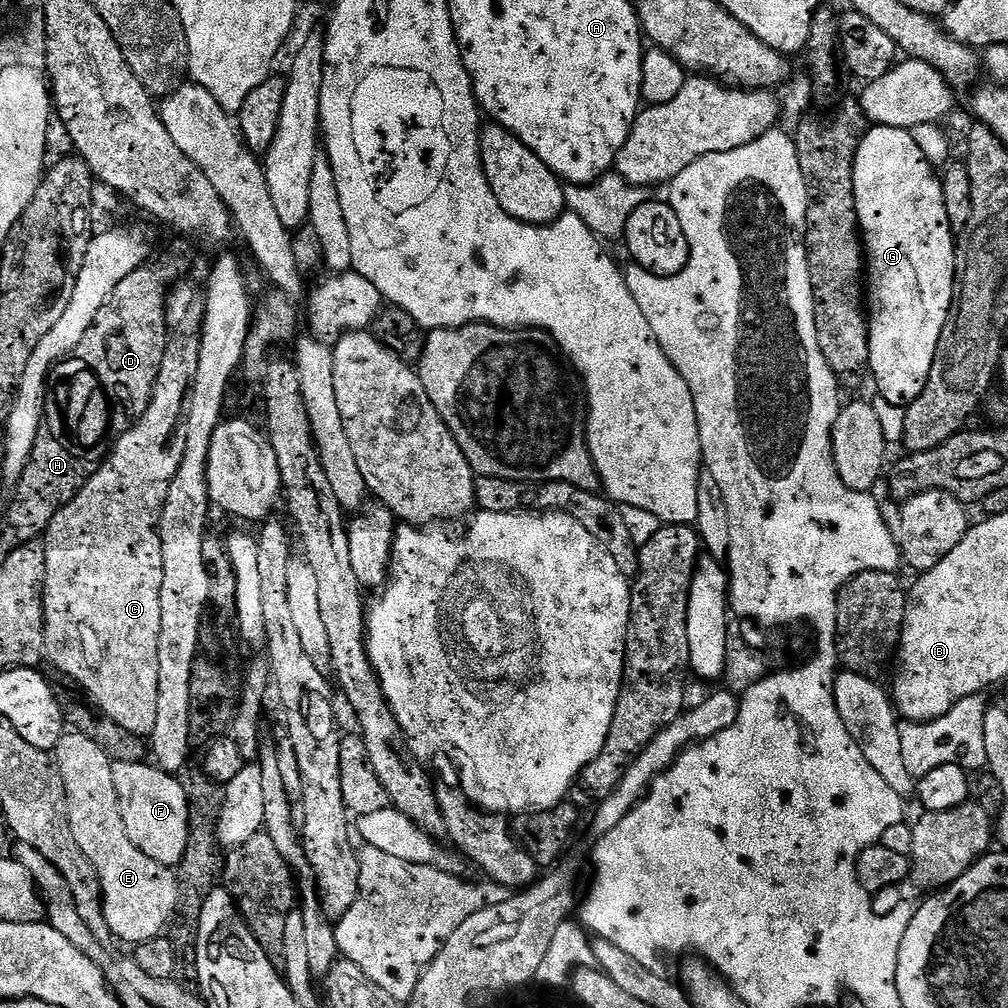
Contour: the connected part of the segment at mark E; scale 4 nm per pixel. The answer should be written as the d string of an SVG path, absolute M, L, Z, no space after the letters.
M65 731L54 749L54 759L62 774L62 782L66 786L68 799L68 821L70 834L74 834L74 842L78 850L96 867L100 879L100 899L104 902L104 917L108 923L109 933L113 937L125 940L129 946L135 946L154 939L167 929L168 922L174 914L174 906L178 902L178 882L175 871L167 864L154 862L154 858L146 858L142 850L130 842L126 835L126 826L122 826L122 810L118 806L118 794L114 790L113 761L86 734Z

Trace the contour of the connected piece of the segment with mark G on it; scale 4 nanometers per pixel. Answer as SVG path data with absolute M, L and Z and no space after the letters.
M872 126L860 140L858 154L854 158L854 198L856 213L860 223L862 247L866 253L866 304L870 309L868 326L868 345L870 346L870 376L876 379L879 399L890 402L890 406L907 409L922 394L926 386L926 378L930 378L930 366L934 366L934 354L938 350L938 338L942 338L942 330L948 321L948 312L952 309L952 298L956 291L956 242L950 226L950 218L946 218L946 206L942 202L942 186L937 169L926 162L922 150L918 150L918 142L914 142L911 131L906 128L890 126Z

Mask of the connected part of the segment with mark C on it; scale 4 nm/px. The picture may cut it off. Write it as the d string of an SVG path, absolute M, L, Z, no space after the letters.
M192 338L185 344L169 347L164 355L156 385L152 391L152 399L147 401L144 413L127 432L117 436L108 459L100 469L88 479L86 486L58 514L54 514L54 522L50 522L48 531L44 533L44 549L46 550L46 578L44 579L44 650L47 663L53 664L60 672L65 672L72 680L77 680L88 691L87 699L104 715L109 716L122 730L130 730L134 734L148 738L154 730L154 722L158 718L158 630L162 630L162 606L158 606L158 594L162 590L162 542L160 541L160 515L164 509L166 494L170 494L170 482L174 482L174 474L178 474L182 454L186 454L186 413L188 400L192 391L192 383L198 370L200 354L199 339Z

